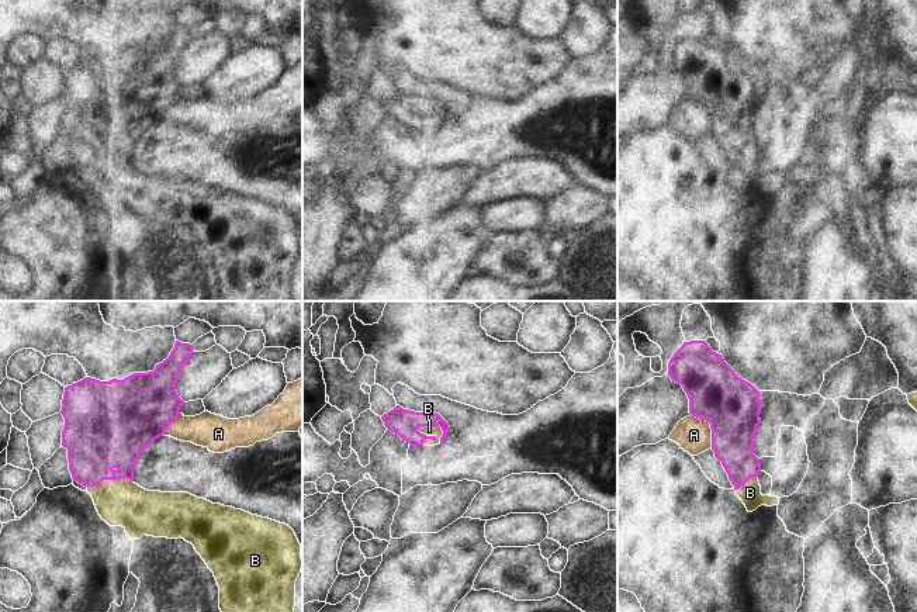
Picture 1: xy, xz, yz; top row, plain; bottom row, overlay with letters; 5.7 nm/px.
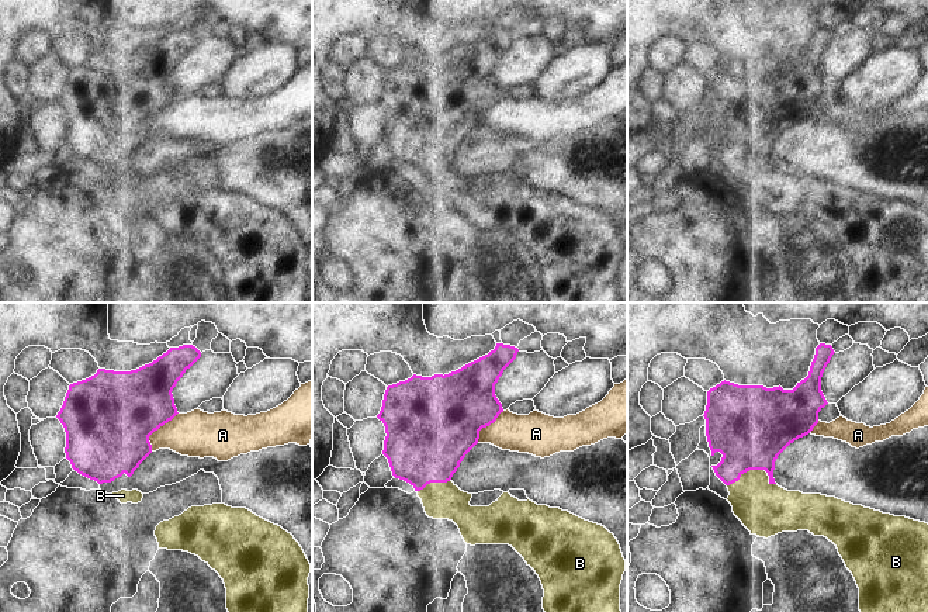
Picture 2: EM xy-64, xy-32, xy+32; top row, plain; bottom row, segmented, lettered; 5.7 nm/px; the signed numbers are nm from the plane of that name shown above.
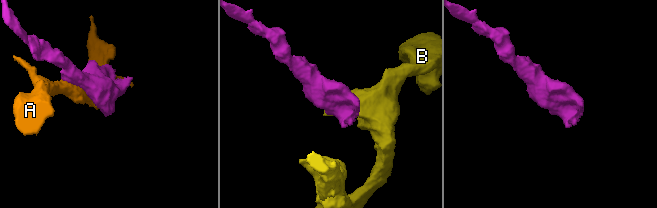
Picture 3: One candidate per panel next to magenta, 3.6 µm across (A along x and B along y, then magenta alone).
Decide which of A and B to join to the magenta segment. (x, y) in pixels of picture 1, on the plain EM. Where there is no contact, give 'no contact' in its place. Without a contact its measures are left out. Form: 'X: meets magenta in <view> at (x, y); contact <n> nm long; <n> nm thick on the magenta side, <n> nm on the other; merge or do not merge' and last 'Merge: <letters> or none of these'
A: meets magenta in yz at (710, 111); contact 240 nm long; 320 nm thick on the magenta side, 200 nm on the other; do not merge
B: meets magenta in xz at (429, 121); contact 170 nm long; 160 nm thick on the magenta side, 60 nm on the other; merge
Merge: B

